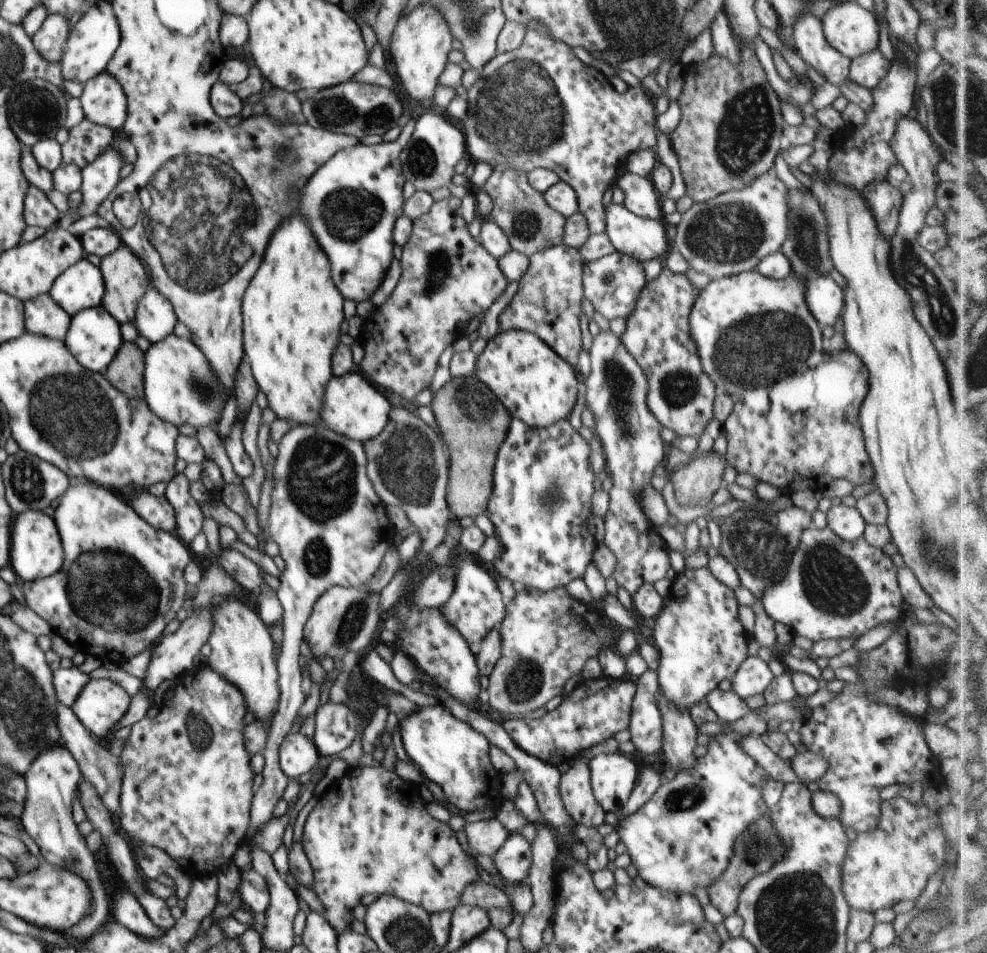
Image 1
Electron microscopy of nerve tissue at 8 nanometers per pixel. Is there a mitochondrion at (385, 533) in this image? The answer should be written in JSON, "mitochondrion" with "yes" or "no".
{"mitochondrion":"no"}

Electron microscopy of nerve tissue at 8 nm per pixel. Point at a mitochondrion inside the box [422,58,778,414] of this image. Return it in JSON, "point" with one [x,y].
{"point":[744,131]}

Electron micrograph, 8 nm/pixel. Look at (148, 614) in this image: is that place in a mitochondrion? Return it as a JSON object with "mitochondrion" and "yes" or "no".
{"mitochondrion":"yes"}

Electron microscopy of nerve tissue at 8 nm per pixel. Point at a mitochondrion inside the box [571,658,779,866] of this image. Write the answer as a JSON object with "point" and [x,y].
{"point":[684,799]}

